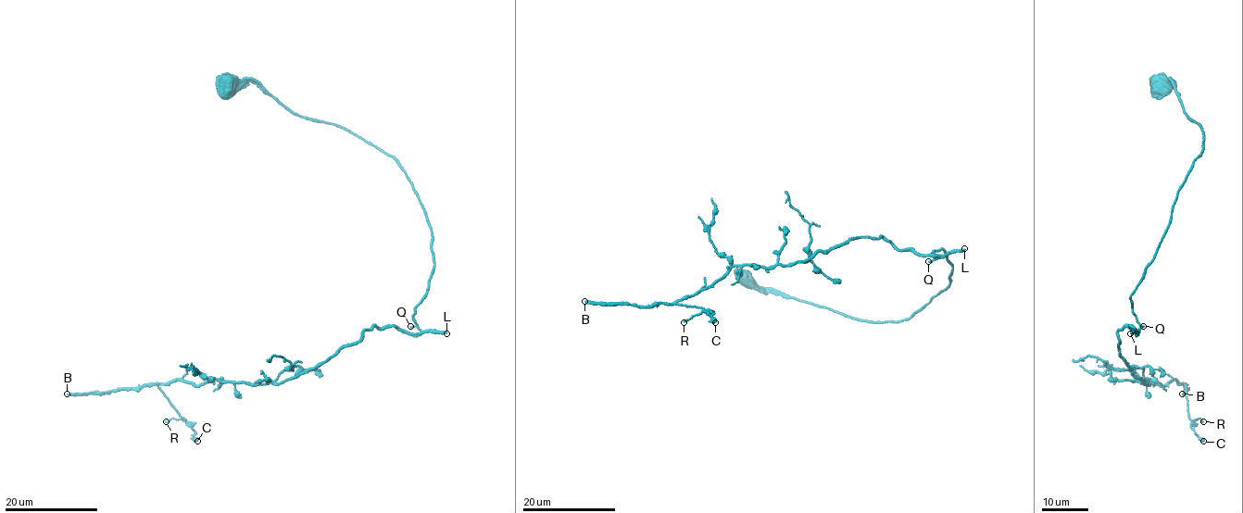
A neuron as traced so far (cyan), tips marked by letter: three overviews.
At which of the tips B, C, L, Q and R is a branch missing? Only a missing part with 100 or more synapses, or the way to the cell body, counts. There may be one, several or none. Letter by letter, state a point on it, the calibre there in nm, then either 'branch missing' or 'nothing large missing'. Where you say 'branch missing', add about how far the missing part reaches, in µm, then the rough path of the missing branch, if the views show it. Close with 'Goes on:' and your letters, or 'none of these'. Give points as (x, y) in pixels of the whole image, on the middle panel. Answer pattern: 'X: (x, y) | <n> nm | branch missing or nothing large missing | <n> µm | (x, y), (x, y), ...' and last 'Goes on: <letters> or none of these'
B: (584, 301) | 320 nm | branch missing | 60 µm
C: (715, 322) | 440 nm | nothing large missing
L: (964, 248) | 360 nm | branch missing | 170 µm
Q: (928, 261) | 150 nm | nothing large missing
R: (684, 322) | 240 nm | nothing large missing
Goes on: B, L

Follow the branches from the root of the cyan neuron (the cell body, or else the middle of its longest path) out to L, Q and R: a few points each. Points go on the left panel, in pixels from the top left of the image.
L: (229, 86), (258, 82), (293, 112), (396, 160), (432, 232), (434, 267), (413, 319), (446, 333)
Q: (229, 86), (258, 82), (293, 112), (344, 127), (396, 160), (432, 232), (434, 267), (410, 326)
R: (229, 86), (390, 155), (434, 267), (420, 333), (371, 326), (279, 383), (159, 383), (166, 421)

